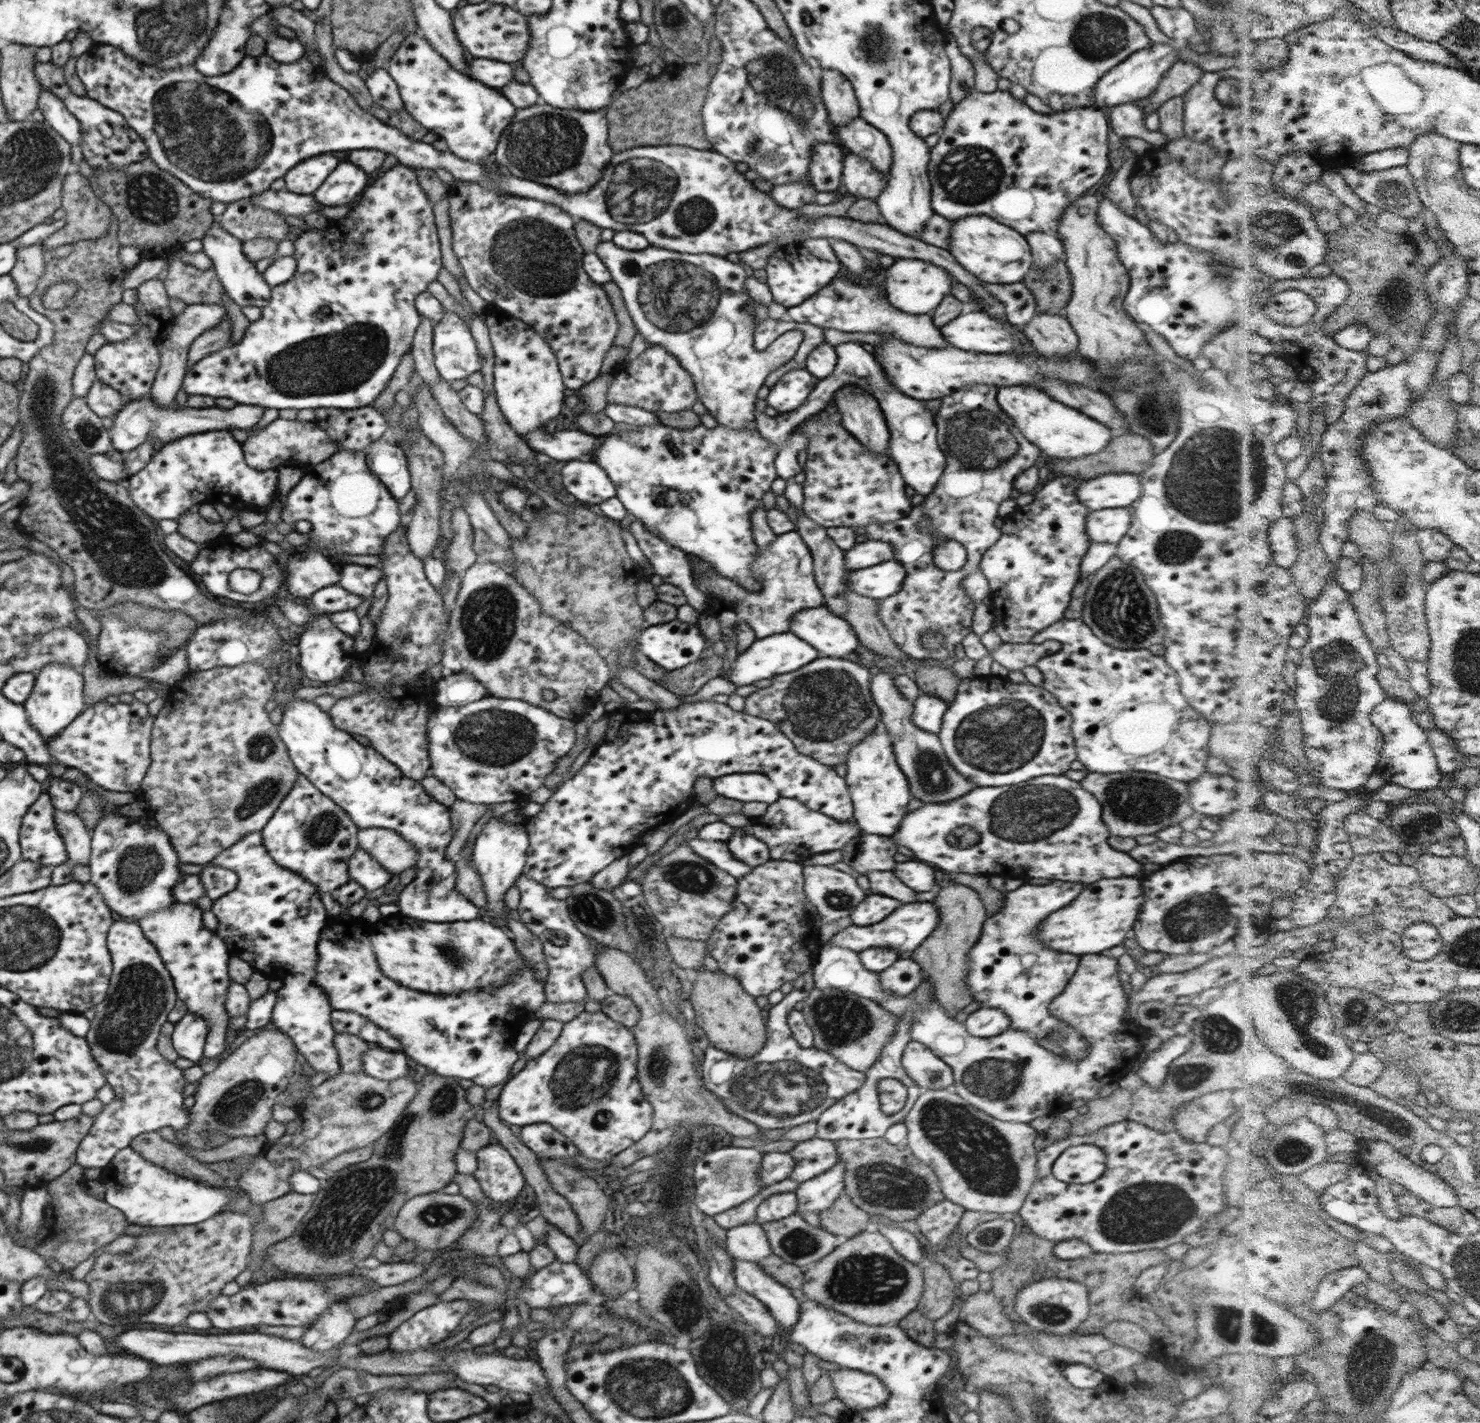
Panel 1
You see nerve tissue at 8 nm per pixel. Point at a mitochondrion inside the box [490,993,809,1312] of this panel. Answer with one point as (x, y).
(582, 1075)

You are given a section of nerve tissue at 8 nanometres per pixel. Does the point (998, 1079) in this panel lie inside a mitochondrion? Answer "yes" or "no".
yes

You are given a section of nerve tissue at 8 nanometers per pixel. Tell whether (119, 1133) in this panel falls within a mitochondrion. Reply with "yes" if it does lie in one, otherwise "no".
no

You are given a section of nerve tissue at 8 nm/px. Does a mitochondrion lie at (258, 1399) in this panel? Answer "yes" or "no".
no

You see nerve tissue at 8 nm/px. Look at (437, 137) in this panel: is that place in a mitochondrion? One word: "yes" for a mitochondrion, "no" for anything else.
no

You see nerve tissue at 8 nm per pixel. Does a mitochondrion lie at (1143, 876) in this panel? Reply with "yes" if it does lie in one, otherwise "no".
no

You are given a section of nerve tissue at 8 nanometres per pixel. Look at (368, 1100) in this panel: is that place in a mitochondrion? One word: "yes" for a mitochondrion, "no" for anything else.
yes

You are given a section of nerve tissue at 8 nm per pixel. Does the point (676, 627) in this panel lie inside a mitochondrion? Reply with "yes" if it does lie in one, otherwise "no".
no

